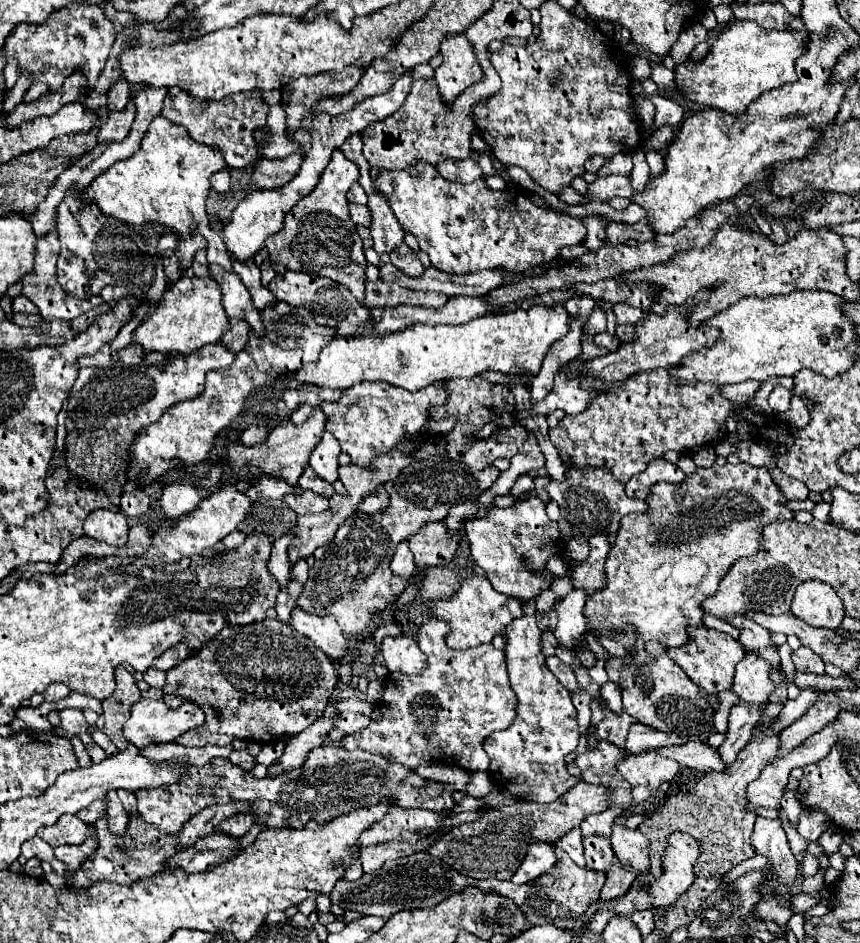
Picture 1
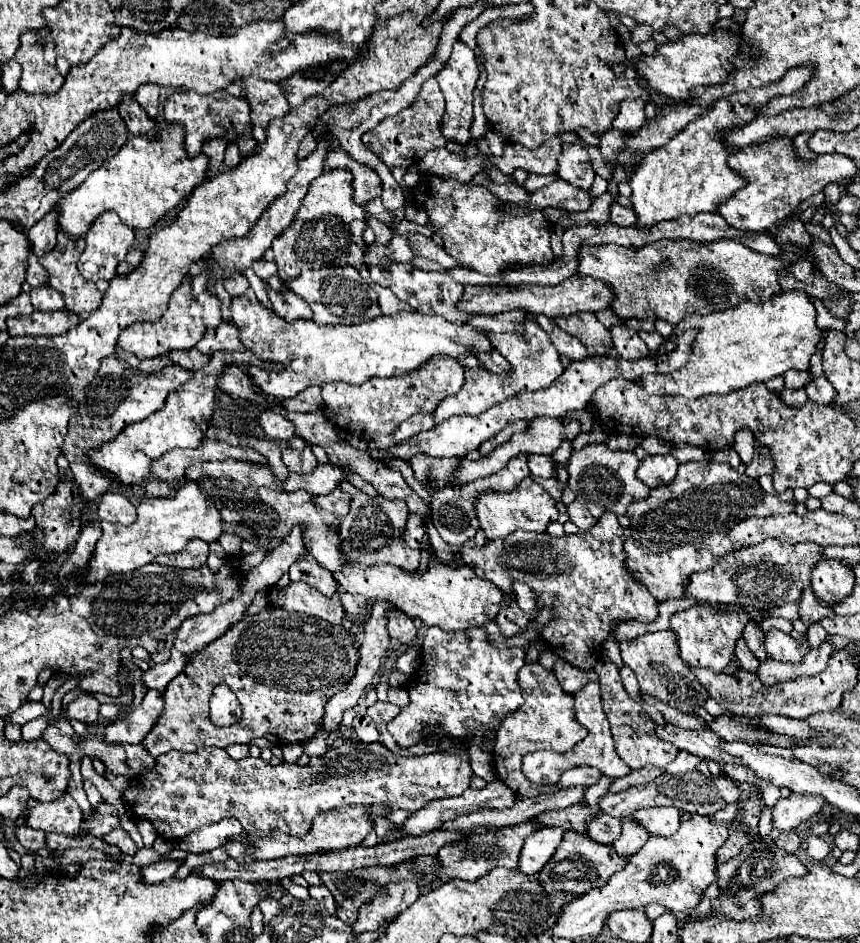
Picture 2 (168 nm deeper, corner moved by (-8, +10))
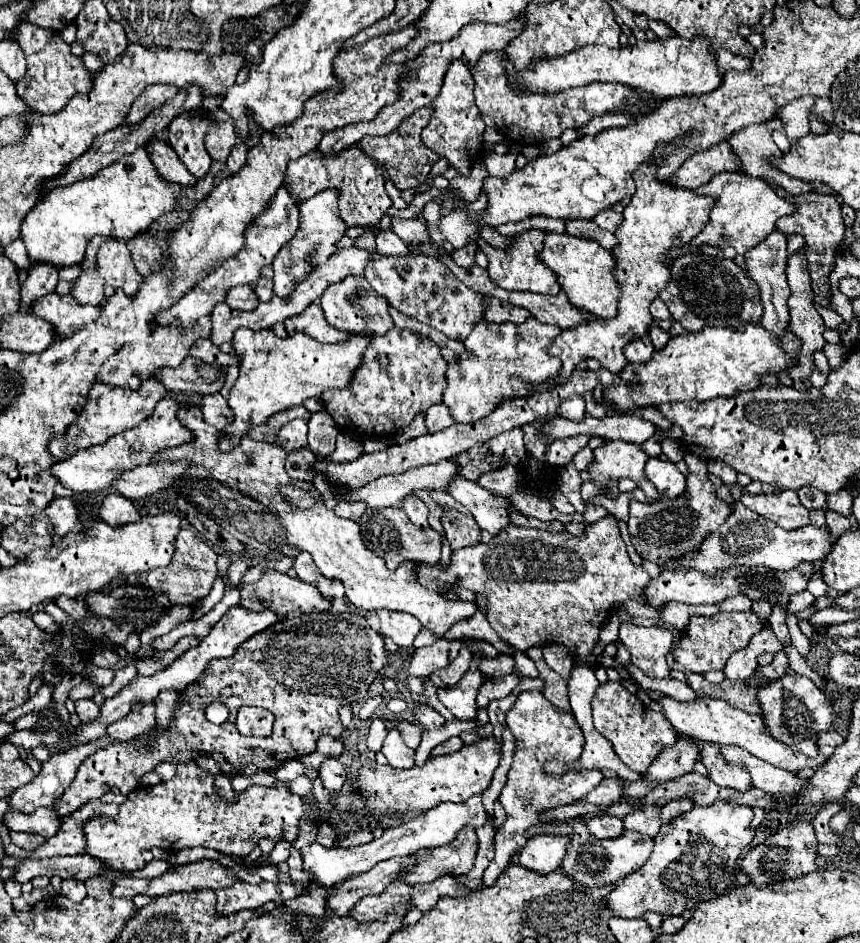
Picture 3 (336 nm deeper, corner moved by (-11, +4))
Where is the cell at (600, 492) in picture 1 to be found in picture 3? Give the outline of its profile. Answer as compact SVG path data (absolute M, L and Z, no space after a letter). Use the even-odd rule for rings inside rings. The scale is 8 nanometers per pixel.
M608 441L606 445L594 449L594 461L588 465L590 483L594 483L608 497L608 485L616 483L622 477L630 477L648 497L648 501L660 499L654 483L644 475L644 463L648 455L640 445L624 441Z

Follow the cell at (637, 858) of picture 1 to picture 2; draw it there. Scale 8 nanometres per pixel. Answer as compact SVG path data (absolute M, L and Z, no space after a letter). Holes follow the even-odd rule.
M649 807L639 809L633 817L655 835L673 835L679 829L679 809L677 807Z

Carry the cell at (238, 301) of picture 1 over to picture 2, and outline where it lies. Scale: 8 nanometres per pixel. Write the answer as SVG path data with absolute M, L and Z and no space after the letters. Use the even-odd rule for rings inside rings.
M247 289L245 295L235 297L231 303L233 325L239 329L239 339L245 349L253 351L259 359L281 363L285 371L293 371L301 383L291 383L291 377L283 373L265 371L259 367L249 367L247 373L253 385L267 397L273 399L291 399L299 391L311 385L325 385L331 381L345 381L351 385L361 385L371 377L391 377L403 371L417 369L427 359L435 355L471 355L473 349L489 351L493 349L485 333L521 333L525 311L515 309L499 315L475 315L465 325L453 325L439 315L421 315L399 311L397 315L379 315L373 321L359 325L317 325L315 321L297 321L287 323L277 317L273 311L265 309L253 289Z

